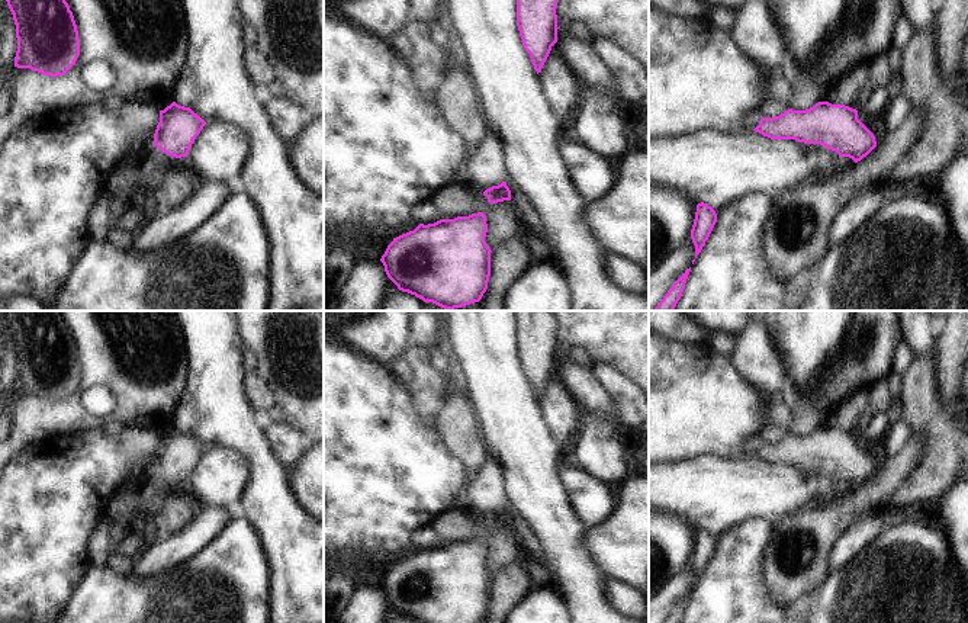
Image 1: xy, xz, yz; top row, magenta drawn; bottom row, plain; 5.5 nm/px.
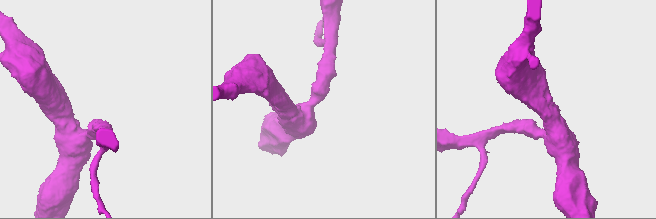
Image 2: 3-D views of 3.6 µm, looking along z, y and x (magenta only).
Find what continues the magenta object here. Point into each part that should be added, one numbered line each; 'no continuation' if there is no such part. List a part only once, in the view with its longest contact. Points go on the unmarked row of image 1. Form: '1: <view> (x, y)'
no continuation

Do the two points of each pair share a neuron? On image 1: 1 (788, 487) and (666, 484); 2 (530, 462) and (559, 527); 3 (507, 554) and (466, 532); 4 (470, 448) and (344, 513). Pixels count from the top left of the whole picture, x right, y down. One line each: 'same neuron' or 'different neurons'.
1: same neuron
2: same neuron
3: same neuron
4: different neurons

